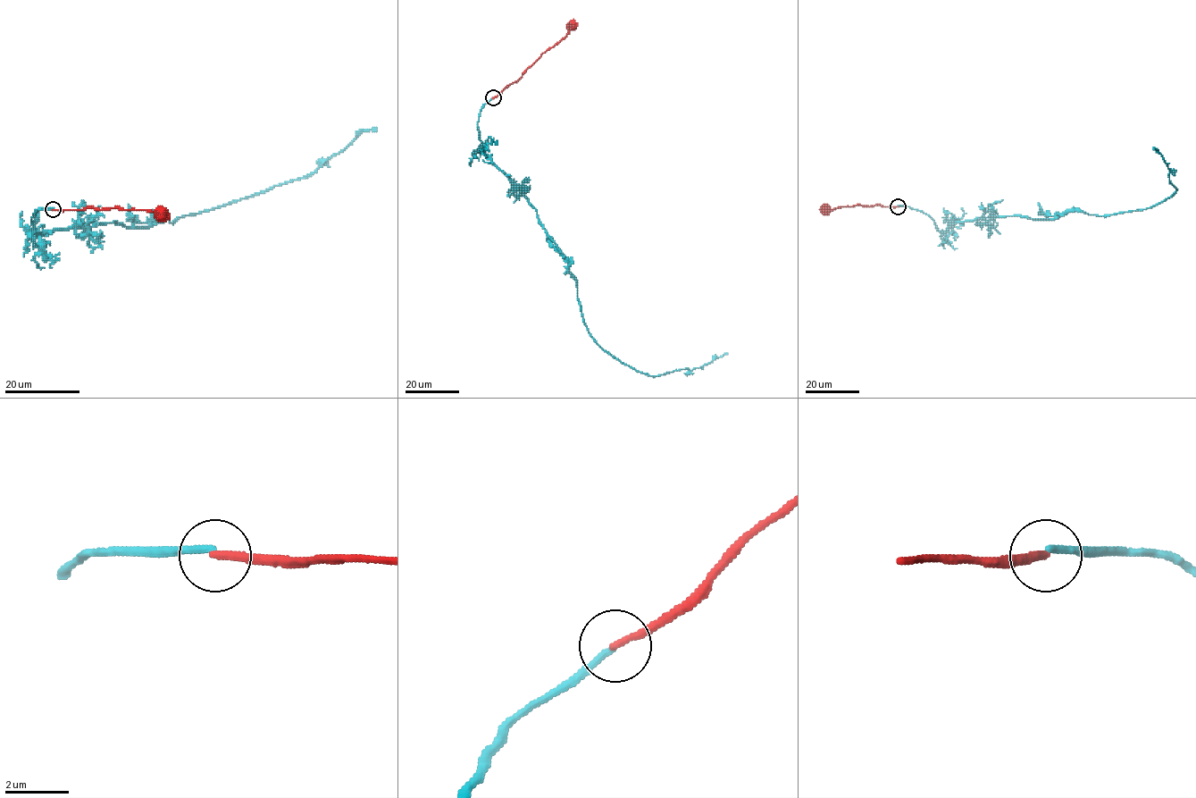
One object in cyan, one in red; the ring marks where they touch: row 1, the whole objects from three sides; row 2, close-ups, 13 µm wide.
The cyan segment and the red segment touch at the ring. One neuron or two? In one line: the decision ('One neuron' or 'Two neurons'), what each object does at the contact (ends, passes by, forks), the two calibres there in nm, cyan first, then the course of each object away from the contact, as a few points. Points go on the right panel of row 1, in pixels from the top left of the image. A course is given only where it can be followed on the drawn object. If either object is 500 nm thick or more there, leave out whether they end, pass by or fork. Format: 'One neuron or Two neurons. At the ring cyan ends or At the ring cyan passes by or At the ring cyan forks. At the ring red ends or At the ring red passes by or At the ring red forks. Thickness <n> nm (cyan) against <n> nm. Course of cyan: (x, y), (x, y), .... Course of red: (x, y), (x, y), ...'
Two neurons. At the ring cyan ends. At the ring red ends. Thickness 200 nm (cyan) against 240 nm. Course of cyan: (898, 206), (923, 212), (941, 231), (976, 219), (1142, 210), (1176, 190), (1153, 150). Course of red: (898, 206), (855, 205), (830, 209), (827, 205), (825, 208)

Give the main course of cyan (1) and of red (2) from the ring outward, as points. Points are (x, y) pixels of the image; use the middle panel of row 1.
1: (493, 97), (478, 122), (483, 150), (566, 260), (596, 342), (652, 376), (728, 353)
2: (493, 97), (516, 82), (543, 53), (564, 37), (572, 25)

